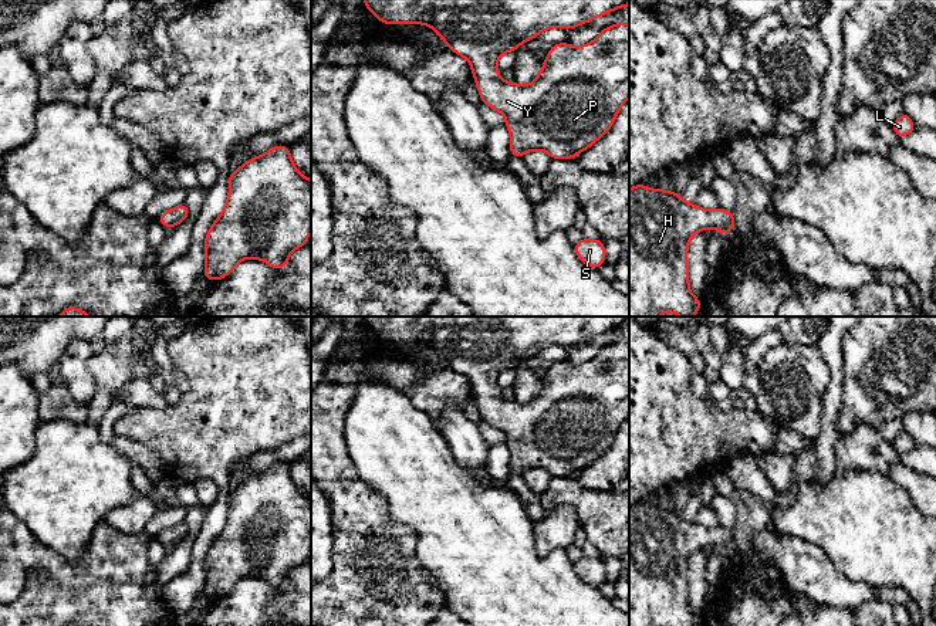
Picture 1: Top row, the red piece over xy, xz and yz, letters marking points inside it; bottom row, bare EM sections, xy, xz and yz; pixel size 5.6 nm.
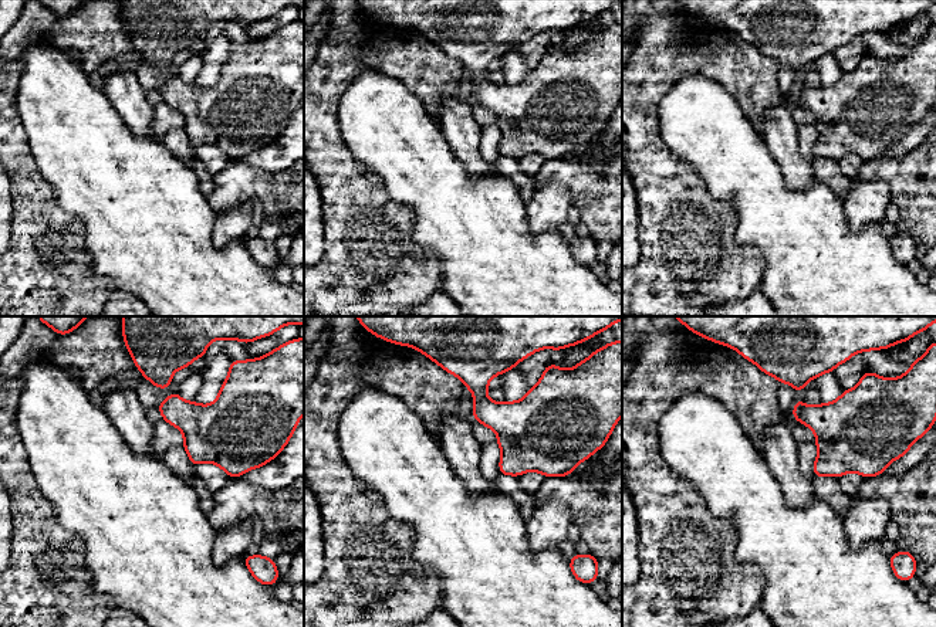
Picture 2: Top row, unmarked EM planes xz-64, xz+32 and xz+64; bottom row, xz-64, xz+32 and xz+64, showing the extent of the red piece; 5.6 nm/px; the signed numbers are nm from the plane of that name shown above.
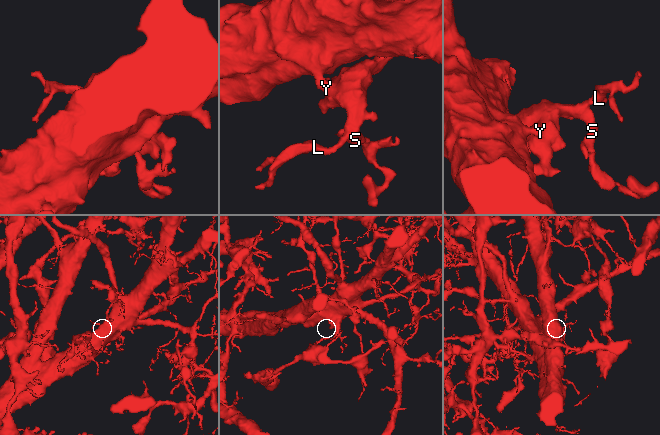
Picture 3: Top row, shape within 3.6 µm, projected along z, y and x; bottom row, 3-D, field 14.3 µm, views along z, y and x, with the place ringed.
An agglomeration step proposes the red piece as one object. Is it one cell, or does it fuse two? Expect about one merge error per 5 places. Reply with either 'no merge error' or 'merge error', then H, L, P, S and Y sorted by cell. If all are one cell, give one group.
no merge error | H L P S Y

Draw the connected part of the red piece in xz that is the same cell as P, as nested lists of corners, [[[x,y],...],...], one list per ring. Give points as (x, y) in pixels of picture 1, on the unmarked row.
[[[362,317],[383,342],[426,342],[447,362],[447,366],[470,380],[481,422],[506,434],[510,450],[510,471],[523,476],[531,468],[544,468],[551,477],[574,477],[591,466],[615,440],[624,420],[629,416],[629,341],[619,339],[604,346],[594,359],[572,365],[554,362],[537,396],[527,403],[506,400],[497,389],[499,376],[551,345],[574,346],[622,324],[629,317]]]

